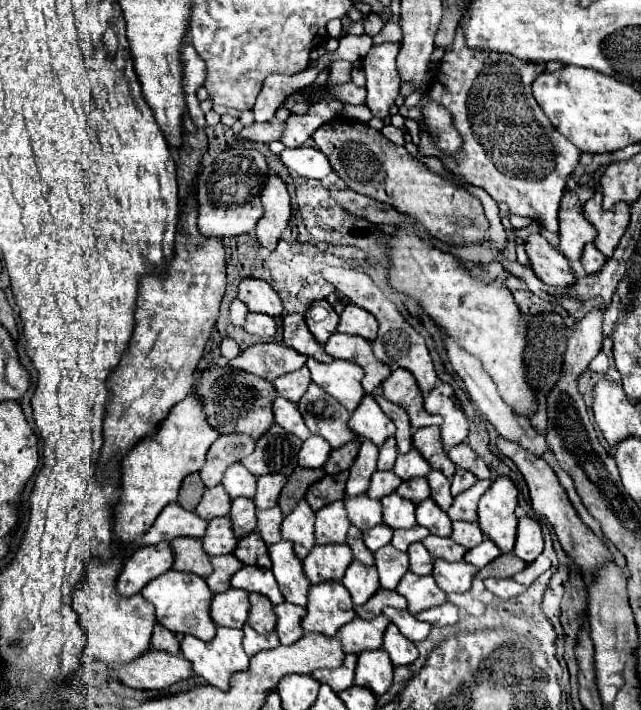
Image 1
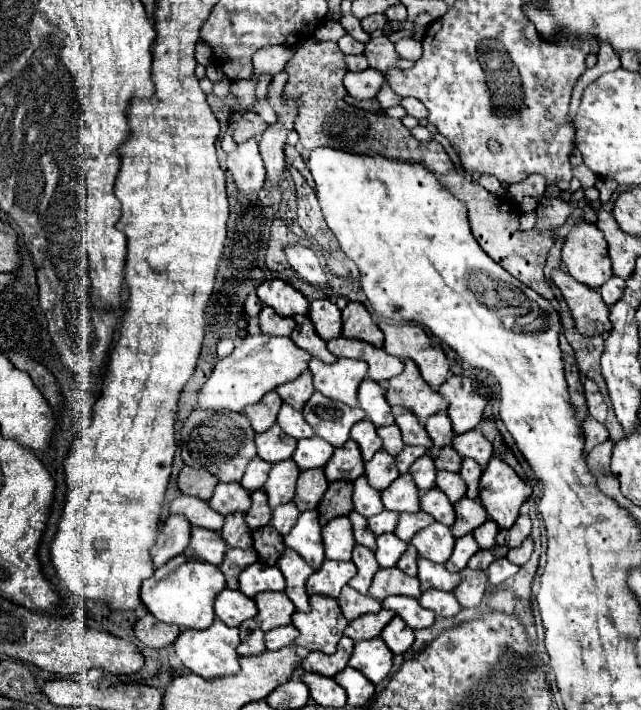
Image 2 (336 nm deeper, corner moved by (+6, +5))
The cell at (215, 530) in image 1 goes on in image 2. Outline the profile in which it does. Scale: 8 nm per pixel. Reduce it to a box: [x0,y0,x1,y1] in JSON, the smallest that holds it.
[221,513,253,549]

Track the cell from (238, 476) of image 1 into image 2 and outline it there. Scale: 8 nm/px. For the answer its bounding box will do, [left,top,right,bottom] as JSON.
[241,457,271,493]

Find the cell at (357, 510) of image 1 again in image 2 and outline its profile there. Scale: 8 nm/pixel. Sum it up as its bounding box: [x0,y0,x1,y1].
[353,475,383,517]

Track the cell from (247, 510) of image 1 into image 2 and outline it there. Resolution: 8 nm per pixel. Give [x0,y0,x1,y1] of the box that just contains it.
[245,489,271,531]

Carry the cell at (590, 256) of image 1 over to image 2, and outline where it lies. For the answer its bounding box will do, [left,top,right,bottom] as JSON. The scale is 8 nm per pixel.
[599,277,625,305]

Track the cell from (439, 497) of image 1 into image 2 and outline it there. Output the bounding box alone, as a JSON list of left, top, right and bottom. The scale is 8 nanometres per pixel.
[437,471,467,503]

